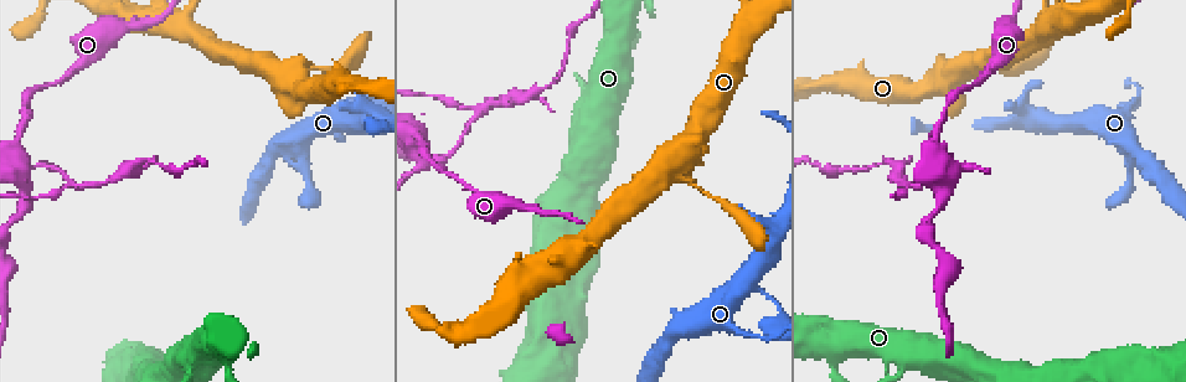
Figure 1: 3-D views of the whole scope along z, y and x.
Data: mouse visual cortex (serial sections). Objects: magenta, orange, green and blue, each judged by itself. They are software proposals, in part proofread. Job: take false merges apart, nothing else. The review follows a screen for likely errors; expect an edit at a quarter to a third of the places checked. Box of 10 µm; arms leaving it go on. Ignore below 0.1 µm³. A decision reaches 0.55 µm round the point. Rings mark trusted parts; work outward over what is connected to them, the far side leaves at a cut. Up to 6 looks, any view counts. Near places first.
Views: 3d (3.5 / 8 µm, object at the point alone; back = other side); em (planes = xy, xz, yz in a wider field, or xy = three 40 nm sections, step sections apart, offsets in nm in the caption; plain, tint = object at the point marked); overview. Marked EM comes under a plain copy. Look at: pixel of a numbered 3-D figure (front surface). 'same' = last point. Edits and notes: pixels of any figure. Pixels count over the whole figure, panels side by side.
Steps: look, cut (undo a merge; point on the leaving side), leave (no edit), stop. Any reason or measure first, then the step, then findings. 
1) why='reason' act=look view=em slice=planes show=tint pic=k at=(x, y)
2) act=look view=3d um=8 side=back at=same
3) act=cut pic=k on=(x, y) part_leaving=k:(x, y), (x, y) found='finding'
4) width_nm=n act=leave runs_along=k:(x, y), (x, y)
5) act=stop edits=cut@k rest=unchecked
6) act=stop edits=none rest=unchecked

why='sharp bend' act=look view=3d um=3.5 pic=1 at=(904, 363)

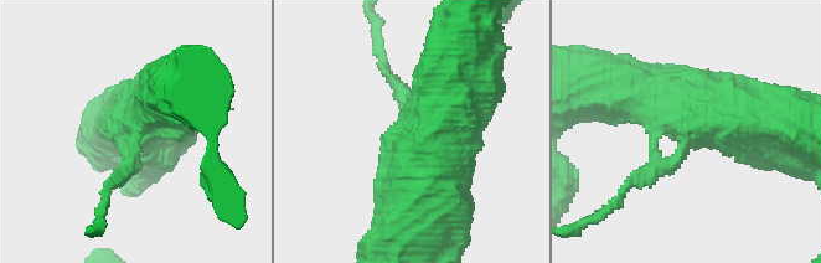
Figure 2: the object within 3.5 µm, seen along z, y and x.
why='now the EM' act=look view=em slice=xy step=5 show=tint pic=2 at=(694, 126)

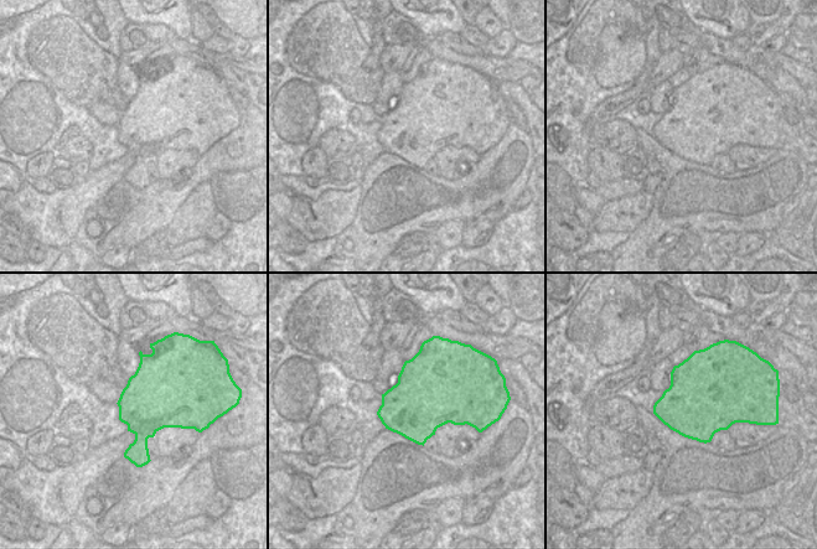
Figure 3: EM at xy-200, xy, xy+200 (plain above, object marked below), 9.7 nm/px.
act=cut pic=2 on=(107, 189) part_leaving=2:(678, 154), (670, 166), (625, 181) found='a second cell is stuck on'

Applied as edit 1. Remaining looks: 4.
why='see it whole again' act=look view=overview

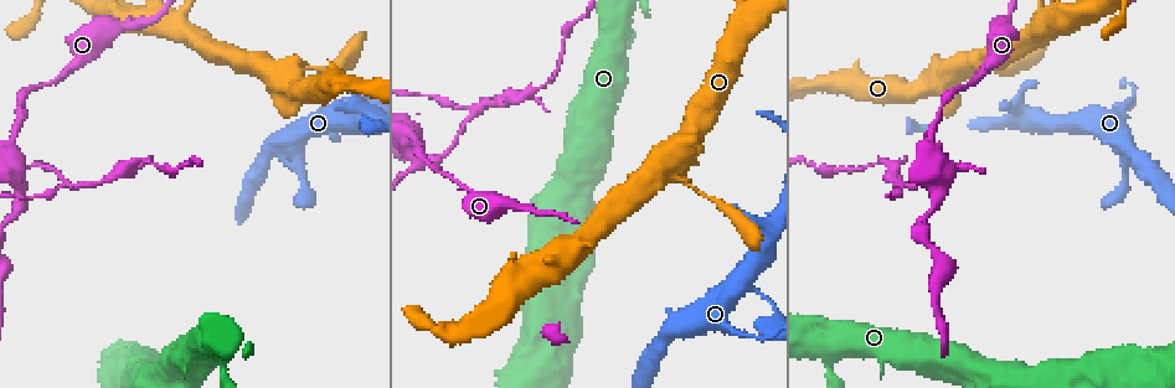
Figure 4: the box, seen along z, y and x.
why='sharp bend' act=look view=3d um=3.5 side=back pic=4 at=(950, 171)

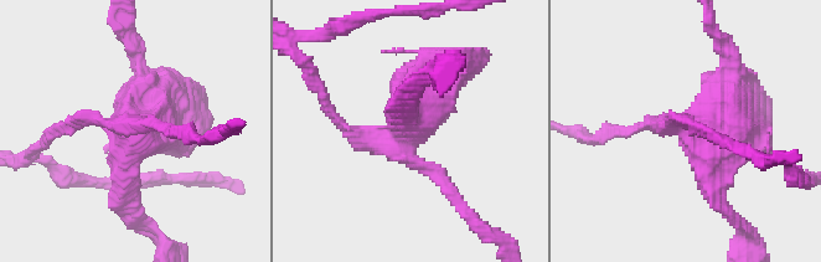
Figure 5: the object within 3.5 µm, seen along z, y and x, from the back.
arms=4 arm_widths_nm=200,200,200,250 why='shape alone is not enough' act=look view=em slice=xy step=2 show=tint pic=5 at=(404, 130)

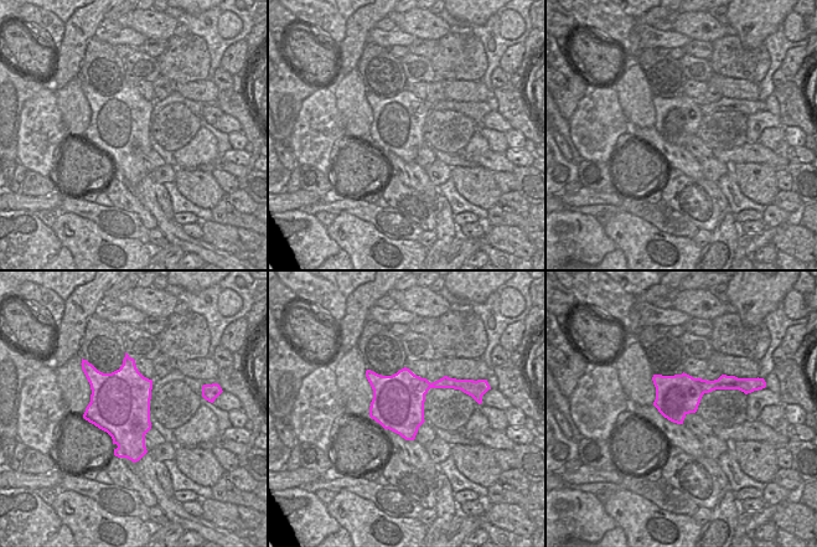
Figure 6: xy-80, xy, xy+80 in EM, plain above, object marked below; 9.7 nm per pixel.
why='another direction' act=look view=em slice=xy step=5 show=tint at=same

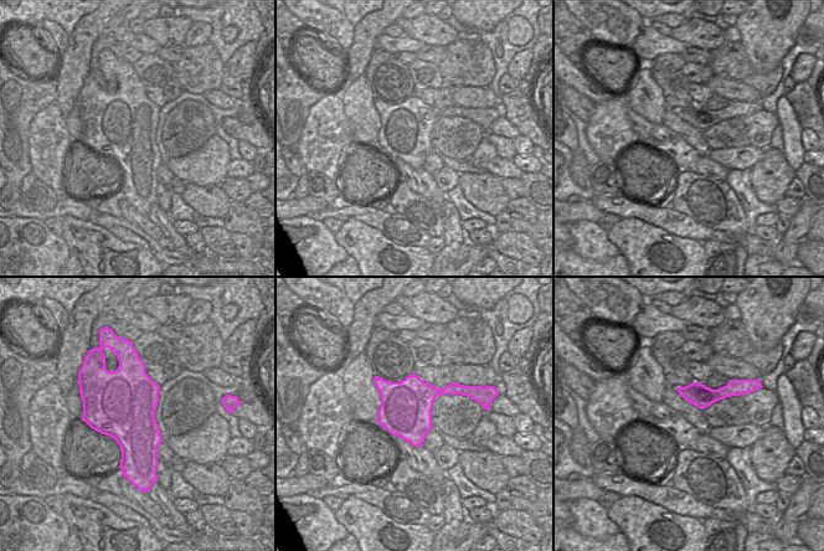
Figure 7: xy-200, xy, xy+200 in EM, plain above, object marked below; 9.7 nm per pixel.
act=cut pic=5 on=(443, 179) part_leaving=5:(388, 137), (350, 130), (309, 73) found='two cells meet here'

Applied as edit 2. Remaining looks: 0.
act=stop edits=cut@2,cut@5 rest=unchecked

